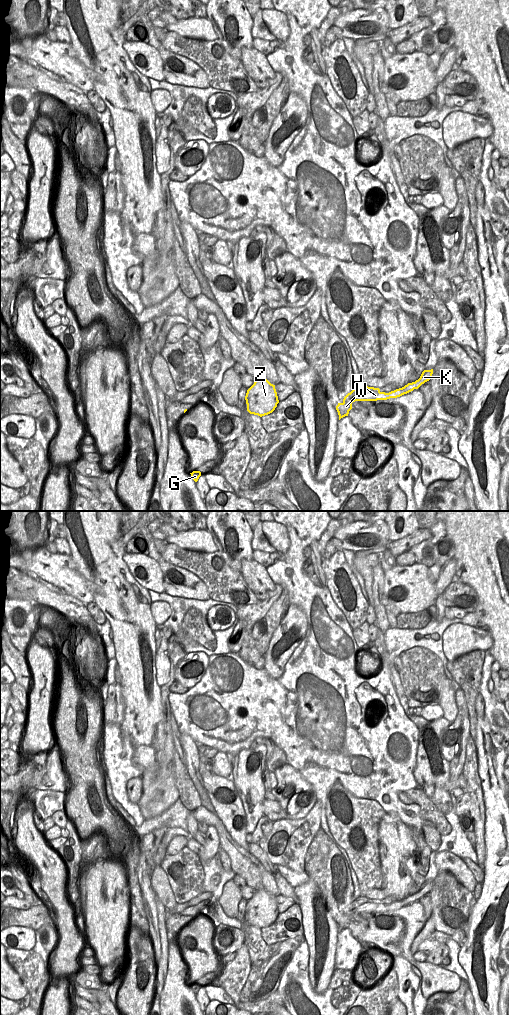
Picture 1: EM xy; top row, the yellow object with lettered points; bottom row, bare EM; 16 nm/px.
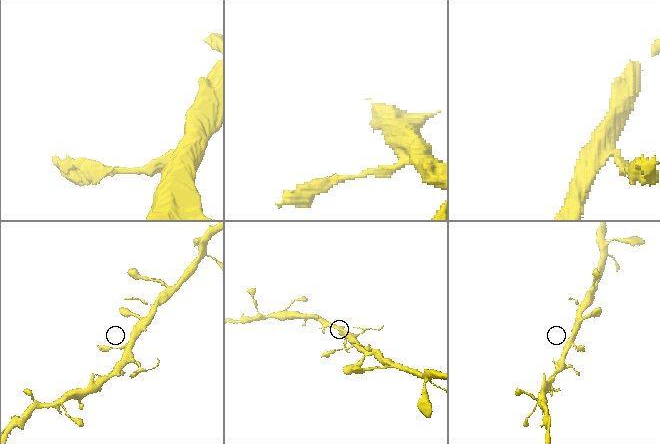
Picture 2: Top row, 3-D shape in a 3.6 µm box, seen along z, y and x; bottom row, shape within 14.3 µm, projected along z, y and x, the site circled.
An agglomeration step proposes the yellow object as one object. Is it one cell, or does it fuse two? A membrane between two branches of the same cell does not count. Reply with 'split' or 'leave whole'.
leave whole

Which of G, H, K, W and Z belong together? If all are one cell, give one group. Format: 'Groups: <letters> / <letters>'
Groups: G H K W Z

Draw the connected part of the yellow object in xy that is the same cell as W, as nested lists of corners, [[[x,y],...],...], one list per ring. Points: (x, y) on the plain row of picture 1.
[[[433,881],[424,882],[420,890],[415,894],[408,895],[404,899],[389,905],[381,904],[379,900],[368,899],[364,896],[360,896],[344,909],[342,915],[338,915],[336,918],[339,932],[345,928],[348,928],[349,923],[352,921],[352,915],[355,913],[377,913],[400,909],[413,903],[414,901],[418,901],[422,896],[431,891],[432,886]]]

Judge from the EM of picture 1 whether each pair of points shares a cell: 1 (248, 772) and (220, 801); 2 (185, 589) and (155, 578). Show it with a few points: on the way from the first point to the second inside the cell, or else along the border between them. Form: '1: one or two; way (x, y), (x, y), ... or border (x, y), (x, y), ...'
1: two; border (232, 781), (243, 807)
2: two; border (153, 559), (162, 573), (165, 591)

